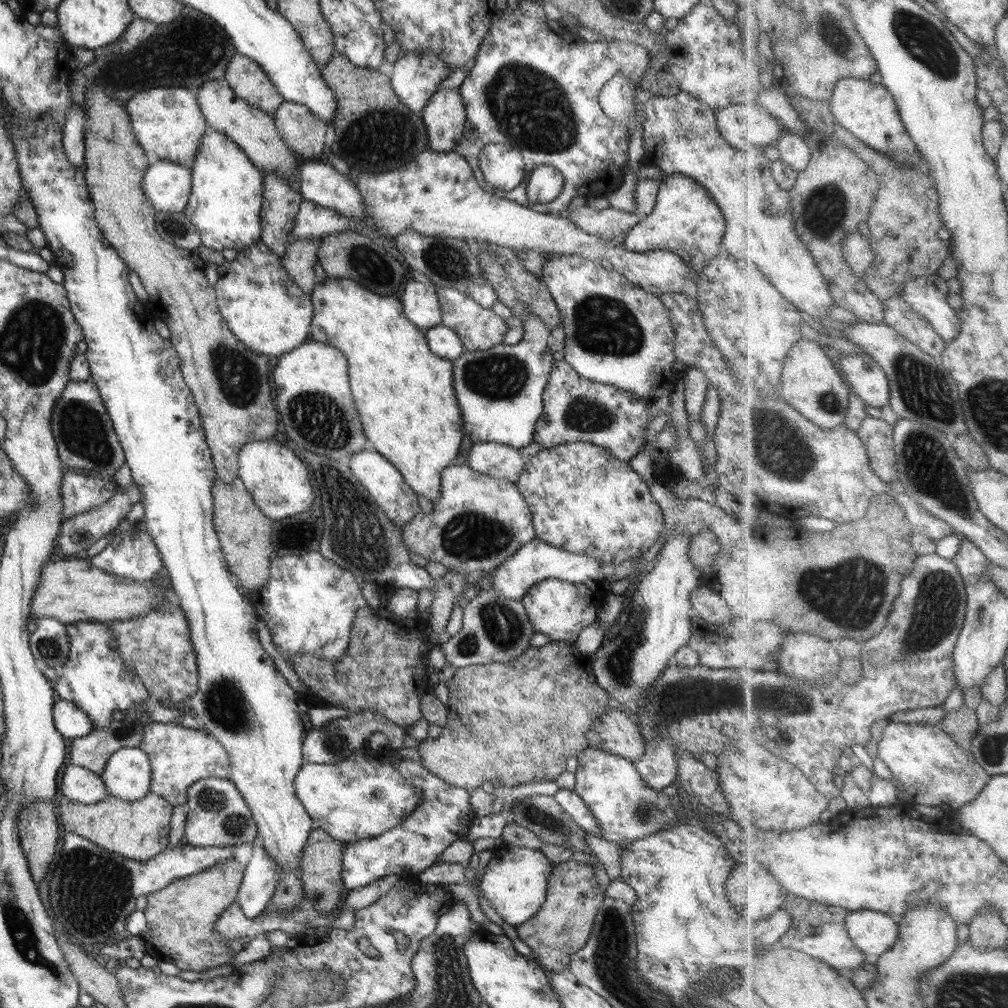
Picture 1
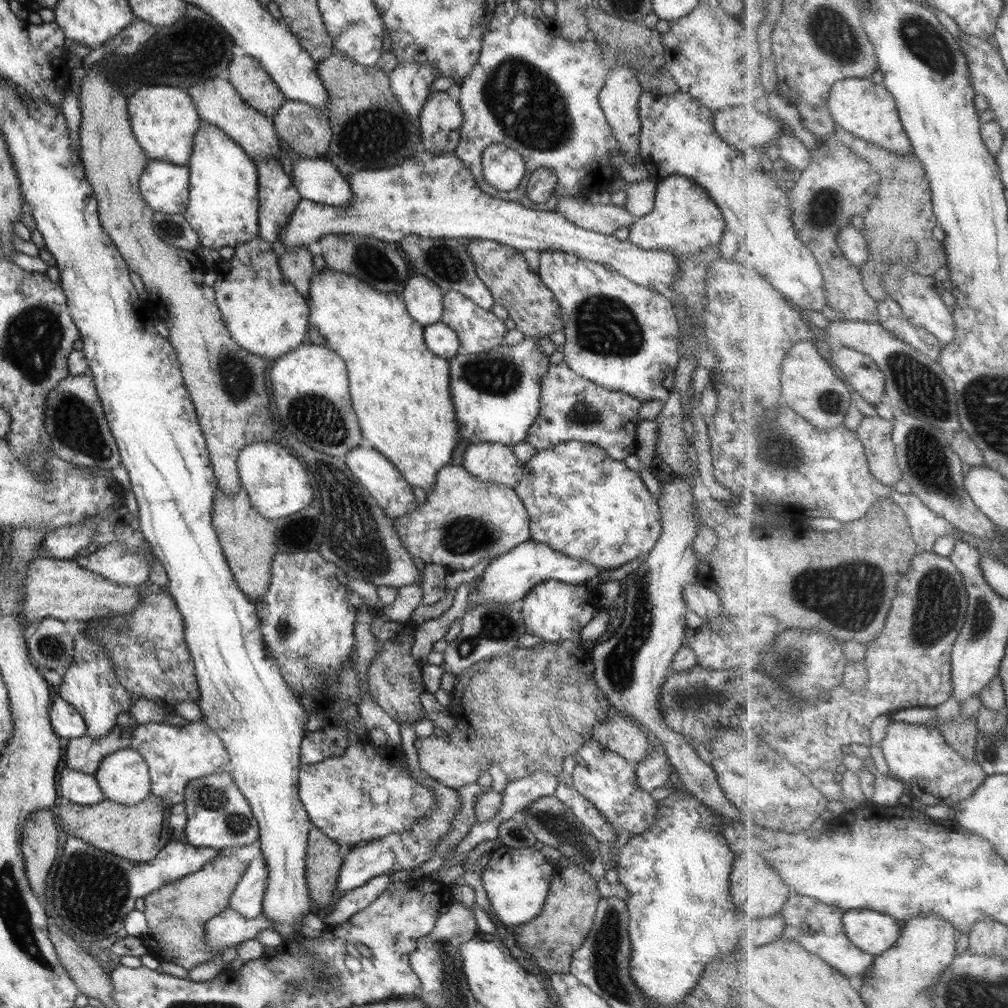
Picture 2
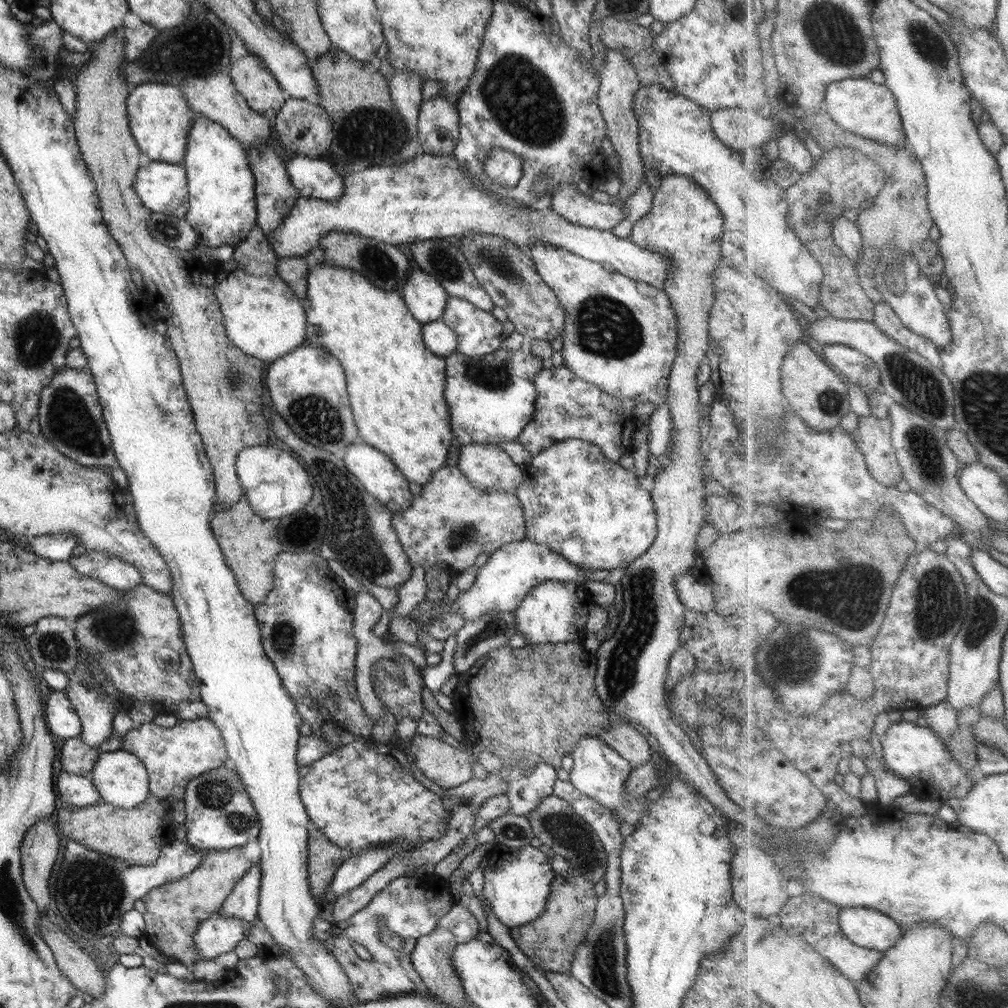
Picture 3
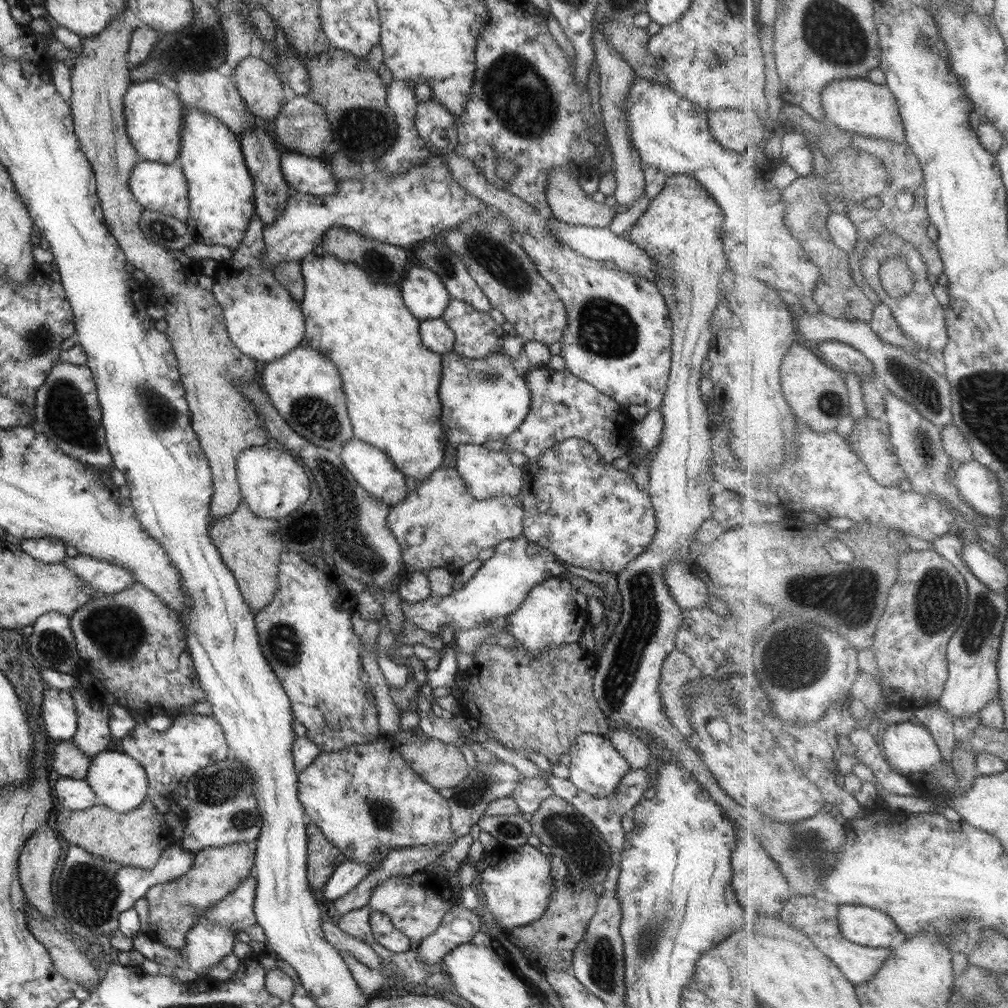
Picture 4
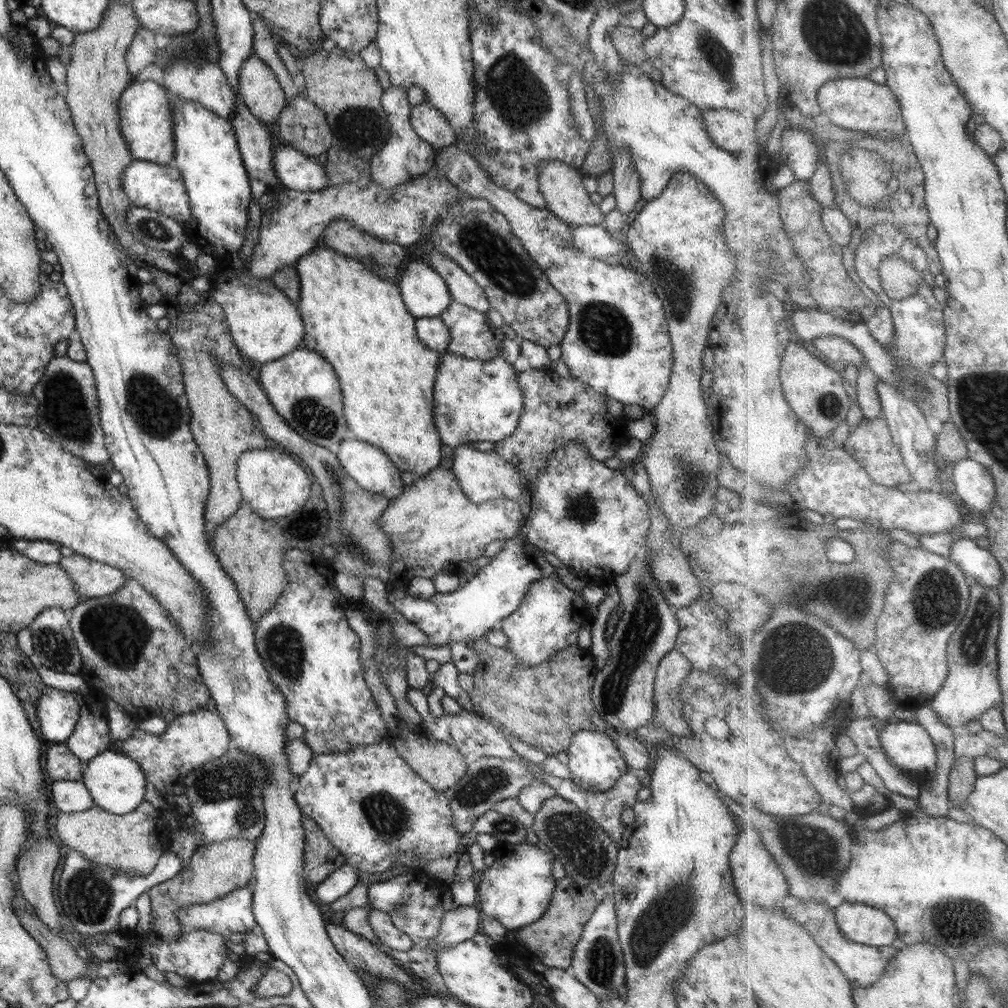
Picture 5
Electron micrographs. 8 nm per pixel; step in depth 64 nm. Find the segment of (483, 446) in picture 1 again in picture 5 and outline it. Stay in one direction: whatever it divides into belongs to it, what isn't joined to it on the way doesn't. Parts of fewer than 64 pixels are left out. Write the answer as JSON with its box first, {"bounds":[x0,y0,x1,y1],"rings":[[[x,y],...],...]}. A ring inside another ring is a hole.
{"bounds":[451,444,524,504],"rings":[[[470,444],[454,447],[454,460],[451,471],[454,473],[461,491],[474,504],[490,502],[498,498],[520,501],[524,489],[524,477],[512,463],[493,451],[482,452]]]}

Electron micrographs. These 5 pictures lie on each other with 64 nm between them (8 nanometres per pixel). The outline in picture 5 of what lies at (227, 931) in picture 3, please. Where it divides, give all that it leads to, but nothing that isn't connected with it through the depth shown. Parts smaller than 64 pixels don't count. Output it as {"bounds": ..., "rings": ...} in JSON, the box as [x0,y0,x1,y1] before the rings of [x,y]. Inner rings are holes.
{"bounds":[139,930,229,982],"rings":[[[195,930],[188,934],[183,934],[179,941],[169,943],[160,940],[153,945],[145,937],[139,938],[140,951],[146,949],[152,954],[153,964],[162,973],[174,972],[185,979],[193,978],[197,982],[216,980],[219,970],[227,959],[227,942],[229,938],[221,934],[212,934],[210,930]]]}

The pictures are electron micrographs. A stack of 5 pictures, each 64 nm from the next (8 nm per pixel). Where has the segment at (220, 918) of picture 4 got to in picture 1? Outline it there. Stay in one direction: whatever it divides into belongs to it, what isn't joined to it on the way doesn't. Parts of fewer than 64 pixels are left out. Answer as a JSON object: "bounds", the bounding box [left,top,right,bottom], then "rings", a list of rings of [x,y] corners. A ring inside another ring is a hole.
{"bounds":[235,846,282,918],"rings":[[[263,846],[250,847],[252,855],[245,866],[242,884],[235,902],[239,902],[248,918],[256,918],[268,910],[276,884],[282,880],[279,866]]]}

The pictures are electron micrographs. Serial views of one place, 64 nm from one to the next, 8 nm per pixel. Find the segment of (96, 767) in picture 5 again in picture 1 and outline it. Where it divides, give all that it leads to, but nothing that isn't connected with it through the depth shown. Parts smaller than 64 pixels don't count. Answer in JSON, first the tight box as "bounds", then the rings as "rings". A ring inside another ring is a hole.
{"bounds":[100,746,151,802],"rings":[[[137,746],[122,748],[108,758],[100,777],[109,796],[124,802],[142,800],[151,786],[150,759]]]}

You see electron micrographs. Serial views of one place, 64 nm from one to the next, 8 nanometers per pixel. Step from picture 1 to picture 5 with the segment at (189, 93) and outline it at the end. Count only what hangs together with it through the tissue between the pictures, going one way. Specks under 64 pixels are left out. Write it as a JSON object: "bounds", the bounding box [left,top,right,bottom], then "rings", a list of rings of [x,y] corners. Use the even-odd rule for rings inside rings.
{"bounds":[118,79,174,165],"rings":[[[134,79],[120,95],[118,103],[118,116],[120,117],[120,130],[131,156],[136,160],[168,165],[172,163],[174,154],[173,102],[164,92],[164,86],[155,81],[141,81]]]}

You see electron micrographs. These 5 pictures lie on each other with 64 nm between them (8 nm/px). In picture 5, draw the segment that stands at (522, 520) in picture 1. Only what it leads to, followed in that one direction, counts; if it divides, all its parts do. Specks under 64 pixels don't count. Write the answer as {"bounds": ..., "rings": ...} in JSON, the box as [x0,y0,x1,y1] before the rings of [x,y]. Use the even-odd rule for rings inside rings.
{"bounds":[377,467,522,578],"rings":[[[436,467],[424,476],[416,476],[411,485],[390,499],[388,508],[377,524],[389,538],[394,551],[389,560],[389,572],[408,574],[408,578],[428,578],[439,571],[463,571],[469,561],[483,555],[483,550],[496,540],[517,536],[522,524],[520,501],[498,498],[482,504],[470,502],[450,469]]]}

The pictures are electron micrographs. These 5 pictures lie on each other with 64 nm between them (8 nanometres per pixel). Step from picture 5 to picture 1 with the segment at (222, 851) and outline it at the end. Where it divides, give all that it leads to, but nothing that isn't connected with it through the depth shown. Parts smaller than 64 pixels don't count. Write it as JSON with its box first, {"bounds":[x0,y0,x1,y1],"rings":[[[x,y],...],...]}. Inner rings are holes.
{"bounds":[140,858,244,972],"rings":[[[232,858],[216,863],[204,872],[176,880],[164,890],[148,894],[145,909],[147,931],[140,934],[147,954],[157,960],[172,962],[181,971],[205,972],[233,960],[236,952],[231,952],[229,941],[215,931],[215,922],[235,902],[244,871],[244,863]]]}

